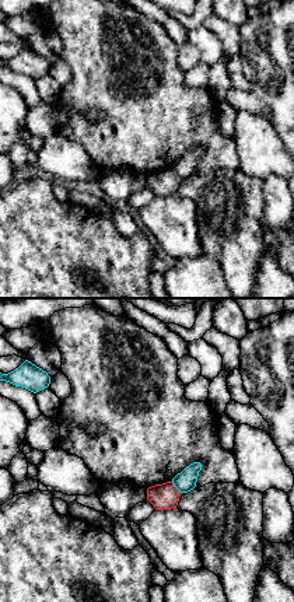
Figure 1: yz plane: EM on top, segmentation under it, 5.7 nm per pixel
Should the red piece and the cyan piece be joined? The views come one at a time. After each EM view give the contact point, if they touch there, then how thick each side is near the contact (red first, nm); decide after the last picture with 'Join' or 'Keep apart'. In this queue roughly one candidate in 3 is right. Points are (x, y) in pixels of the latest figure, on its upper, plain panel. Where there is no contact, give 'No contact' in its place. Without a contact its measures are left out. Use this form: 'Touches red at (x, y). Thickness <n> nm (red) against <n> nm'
Touches red at (175, 174). Thickness 150 nm (red) against 120 nm

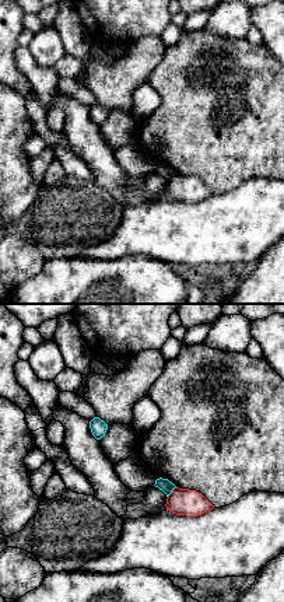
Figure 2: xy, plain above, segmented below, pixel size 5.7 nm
Touches red at (172, 178). Thickness 160 nm (red) against 70 nm

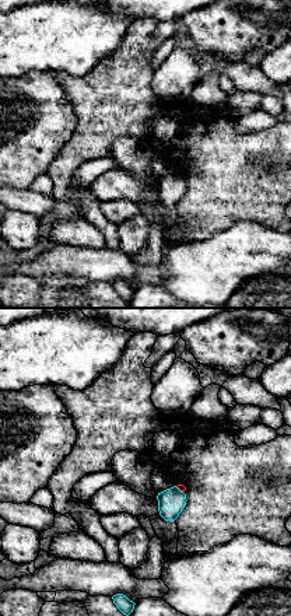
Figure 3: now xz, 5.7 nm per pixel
Touches red at (179, 175). Thickness 40 nm (red) against 160 nm

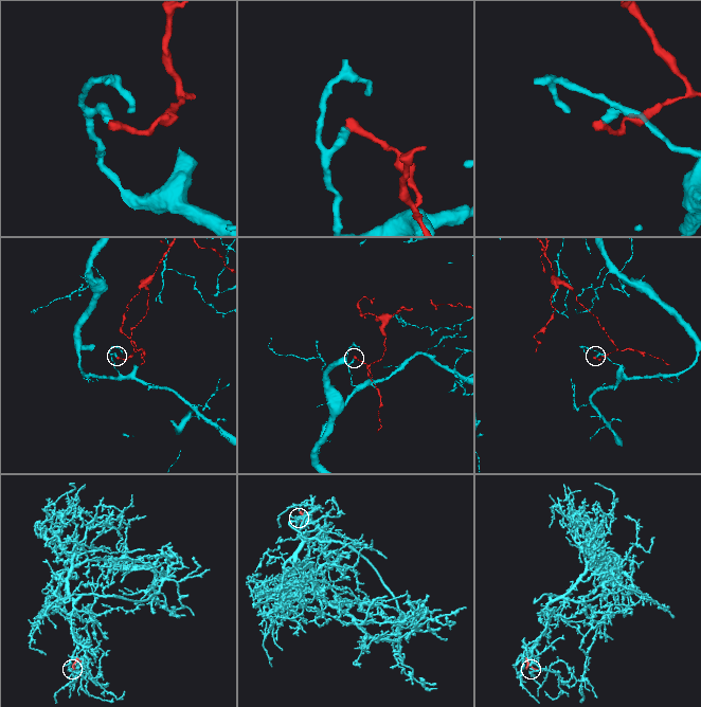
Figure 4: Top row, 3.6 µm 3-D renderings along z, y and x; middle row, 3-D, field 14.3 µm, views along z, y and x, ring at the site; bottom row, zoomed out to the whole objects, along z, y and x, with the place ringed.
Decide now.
Keep apart

